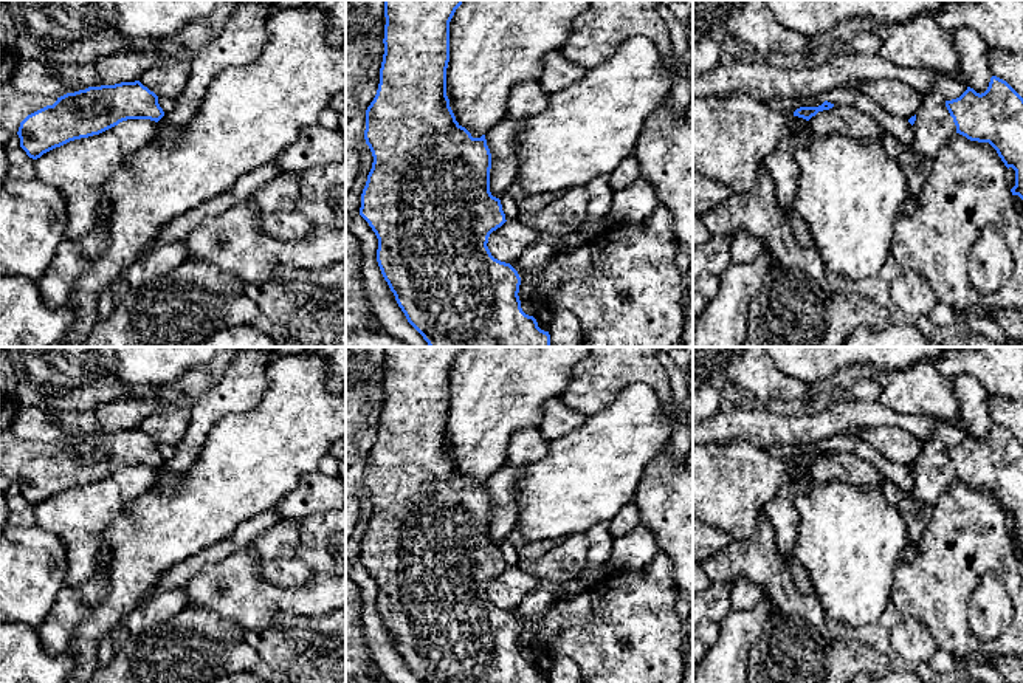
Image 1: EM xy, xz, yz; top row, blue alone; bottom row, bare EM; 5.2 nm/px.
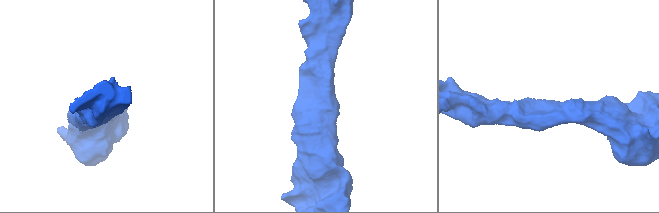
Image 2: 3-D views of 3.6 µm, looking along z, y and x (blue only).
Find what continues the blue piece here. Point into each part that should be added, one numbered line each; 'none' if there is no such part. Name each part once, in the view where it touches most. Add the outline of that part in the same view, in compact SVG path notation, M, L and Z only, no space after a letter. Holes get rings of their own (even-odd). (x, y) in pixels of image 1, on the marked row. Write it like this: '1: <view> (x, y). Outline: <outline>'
none

